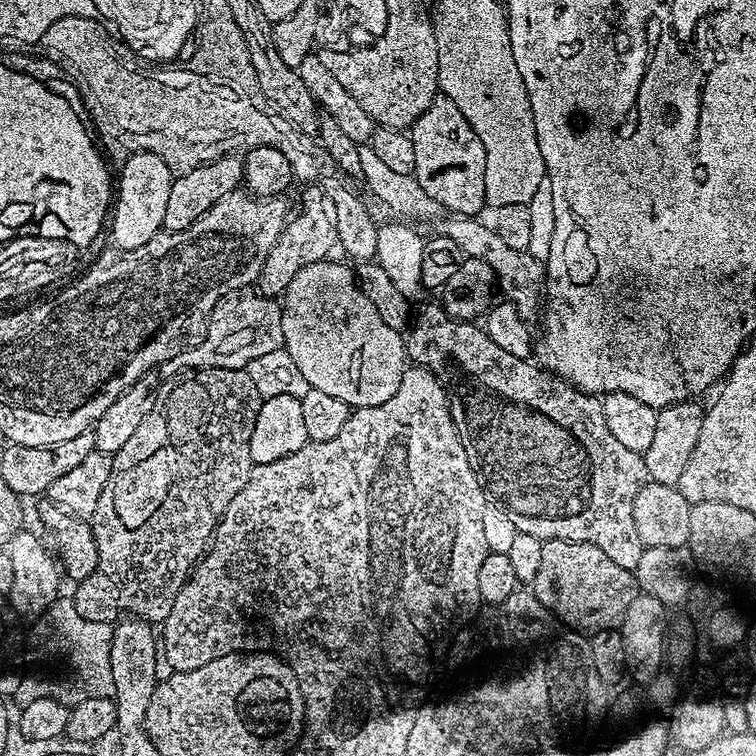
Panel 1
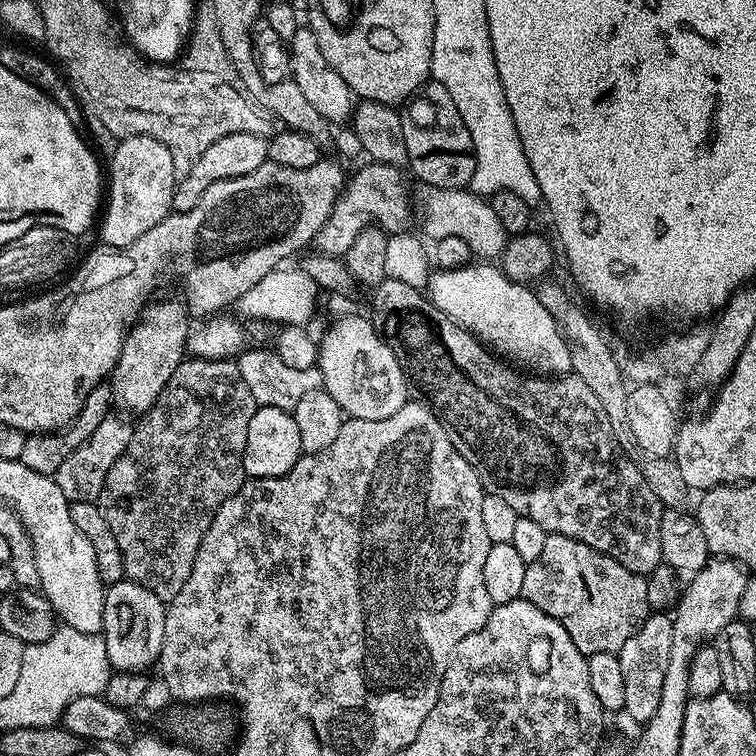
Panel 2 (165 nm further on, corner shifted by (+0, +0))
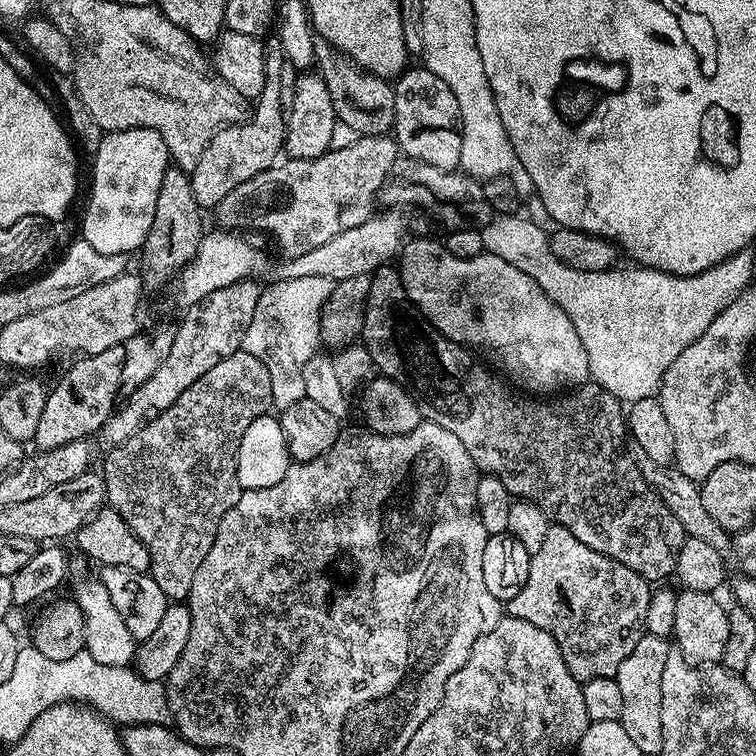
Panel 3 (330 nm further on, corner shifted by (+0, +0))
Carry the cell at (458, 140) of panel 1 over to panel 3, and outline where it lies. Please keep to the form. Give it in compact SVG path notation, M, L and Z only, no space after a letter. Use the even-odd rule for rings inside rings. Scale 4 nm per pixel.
M409 67L394 80L394 114L396 127L394 139L397 149L407 159L426 162L426 166L438 166L438 170L451 172L460 168L462 158L462 134L460 111L450 86L428 68Z

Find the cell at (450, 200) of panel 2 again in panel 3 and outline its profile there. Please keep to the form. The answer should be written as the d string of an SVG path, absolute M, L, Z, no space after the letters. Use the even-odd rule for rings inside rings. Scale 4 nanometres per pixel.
M524 214L493 215L492 221L483 225L482 231L485 253L502 258L522 270L523 274L528 274L569 316L589 359L591 383L602 386L602 390L610 390L610 394L614 394L614 398L618 398L625 406L642 398L659 397L662 378L666 370L670 370L674 358L678 358L678 354L682 354L690 342L698 342L698 338L702 338L702 333L710 327L710 322L714 322L714 318L718 318L718 314L722 314L730 302L738 299L754 280L752 256L748 250L727 256L722 262L710 266L710 270L693 276L675 276L663 272L661 268L643 266L617 266L607 268L604 272L587 272L563 264L554 254L549 233L544 233Z

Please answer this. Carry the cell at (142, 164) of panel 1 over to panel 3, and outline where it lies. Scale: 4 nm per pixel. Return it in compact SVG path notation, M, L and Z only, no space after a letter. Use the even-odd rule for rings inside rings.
M152 128L118 130L103 138L92 160L92 189L88 192L79 235L90 242L98 254L128 256L143 248L146 234L150 234L158 189L162 186L162 174L170 166L170 157L162 134Z

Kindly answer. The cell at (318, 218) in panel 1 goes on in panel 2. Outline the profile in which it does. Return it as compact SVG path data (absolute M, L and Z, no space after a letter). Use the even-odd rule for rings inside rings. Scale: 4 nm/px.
M368 162L365 163L365 168L360 168L356 172L356 177L349 179L347 181L346 187L341 191L340 197L336 200L336 205L334 206L334 210L330 214L330 218L326 218L326 222L322 226L320 232L316 233L316 238L314 241L315 247L319 249L321 253L325 256L339 256L343 257L345 254L348 253L350 250L350 246L354 246L354 238L358 238L358 234L362 234L362 230L366 227L369 227L369 225L378 227L382 229L382 231L387 232L389 234L393 233L407 233L409 229L412 228L411 224L414 224L414 212L412 216L412 204L414 208L414 200L412 197L412 200L410 197L408 197L408 184L406 181L404 181L404 176L402 173L400 173L401 169L397 167L397 165L394 164L377 164L375 162Z

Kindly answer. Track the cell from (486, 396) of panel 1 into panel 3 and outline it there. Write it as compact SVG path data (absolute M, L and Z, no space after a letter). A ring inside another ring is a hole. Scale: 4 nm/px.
M395 267L378 268L371 273L371 277L370 294L366 298L366 310L364 311L362 345L369 352L372 363L377 369L379 367L385 368L383 371L389 377L398 377L399 383L407 389L409 395L416 401L421 417L427 423L442 426L442 430L450 430L450 434L455 434L462 442L462 446L466 446L466 454L470 454L470 458L475 462L481 473L498 478L498 482L502 482L502 486L506 486L506 490L513 498L529 500L531 504L538 506L548 515L552 524L561 524L566 530L570 530L570 534L574 534L574 538L578 538L578 542L586 542L586 546L590 546L590 550L598 550L598 554L606 554L611 560L622 562L622 566L634 570L643 580L649 582L664 580L667 576L671 577L675 573L676 559L685 539L684 531L678 522L678 518L674 518L674 514L670 514L666 502L662 502L662 498L649 486L646 478L642 478L642 474L638 470L630 451L625 405L621 404L618 398L614 398L614 394L610 394L610 390L602 390L602 386L587 382L581 384L575 390L561 395L561 400L554 400L558 398L529 398L519 391L513 390L514 392L511 392L507 388L509 385L499 375L496 375L497 377L491 376L482 365L475 364L472 361L474 356L468 348L456 344L449 336L437 332L435 326L425 318L424 313L411 300L406 298L404 284L400 281L399 271Z

